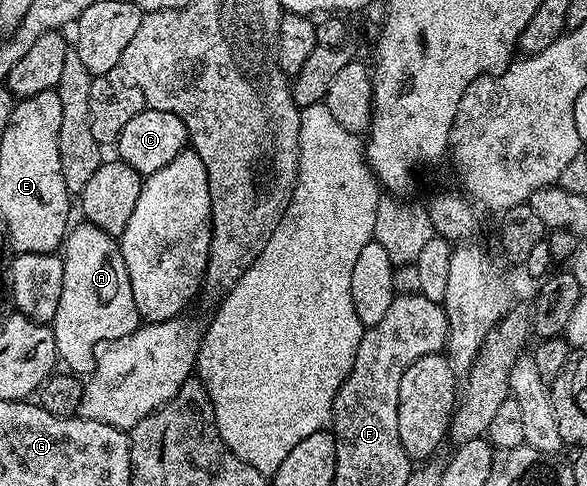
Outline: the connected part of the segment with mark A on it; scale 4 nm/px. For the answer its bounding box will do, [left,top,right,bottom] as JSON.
[50,223,141,375]

